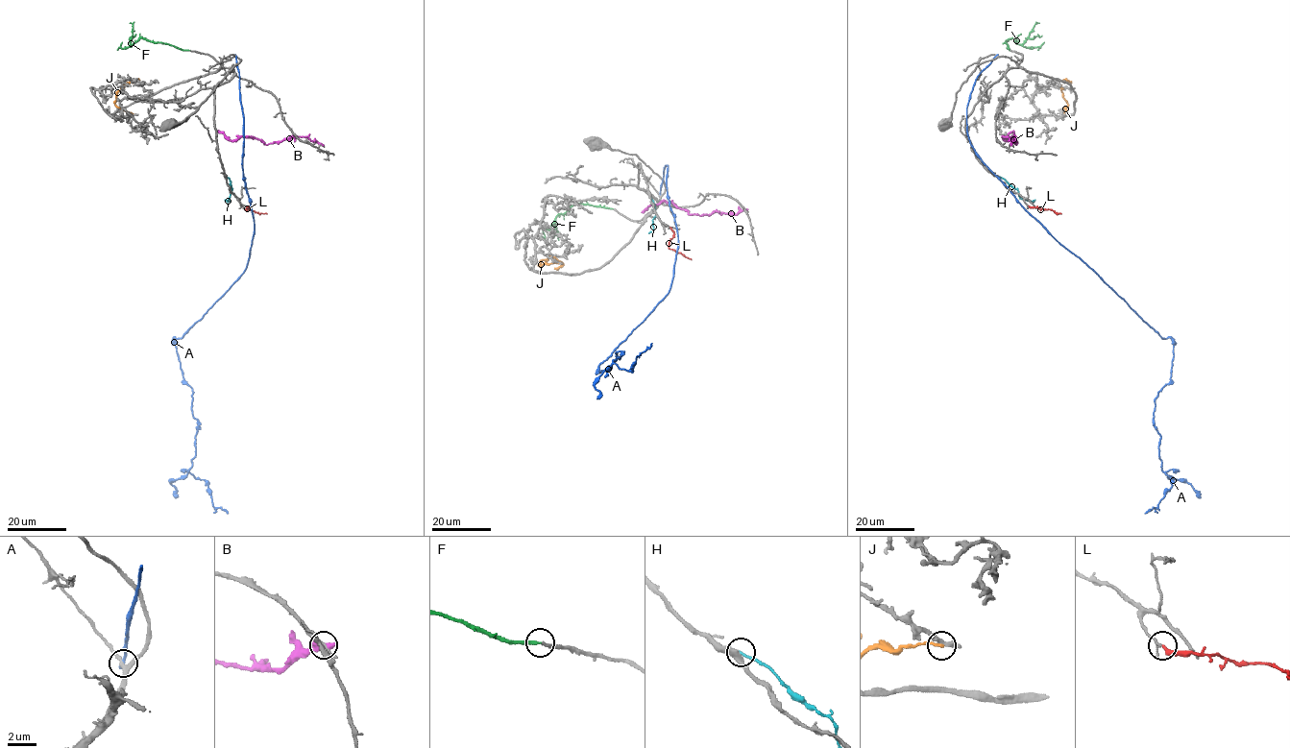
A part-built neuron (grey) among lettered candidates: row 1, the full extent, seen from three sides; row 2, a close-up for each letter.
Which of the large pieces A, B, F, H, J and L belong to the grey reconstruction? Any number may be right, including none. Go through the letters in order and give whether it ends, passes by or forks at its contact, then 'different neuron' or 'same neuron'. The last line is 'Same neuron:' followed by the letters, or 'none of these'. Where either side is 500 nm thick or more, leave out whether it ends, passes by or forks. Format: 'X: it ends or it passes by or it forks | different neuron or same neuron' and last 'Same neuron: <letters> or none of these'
A: it ends | different neuron
B: different neuron
F: it ends | same neuron
H: it ends | different neuron
J: it ends | different neuron
L: it ends | same neuron
Same neuron: F, L

